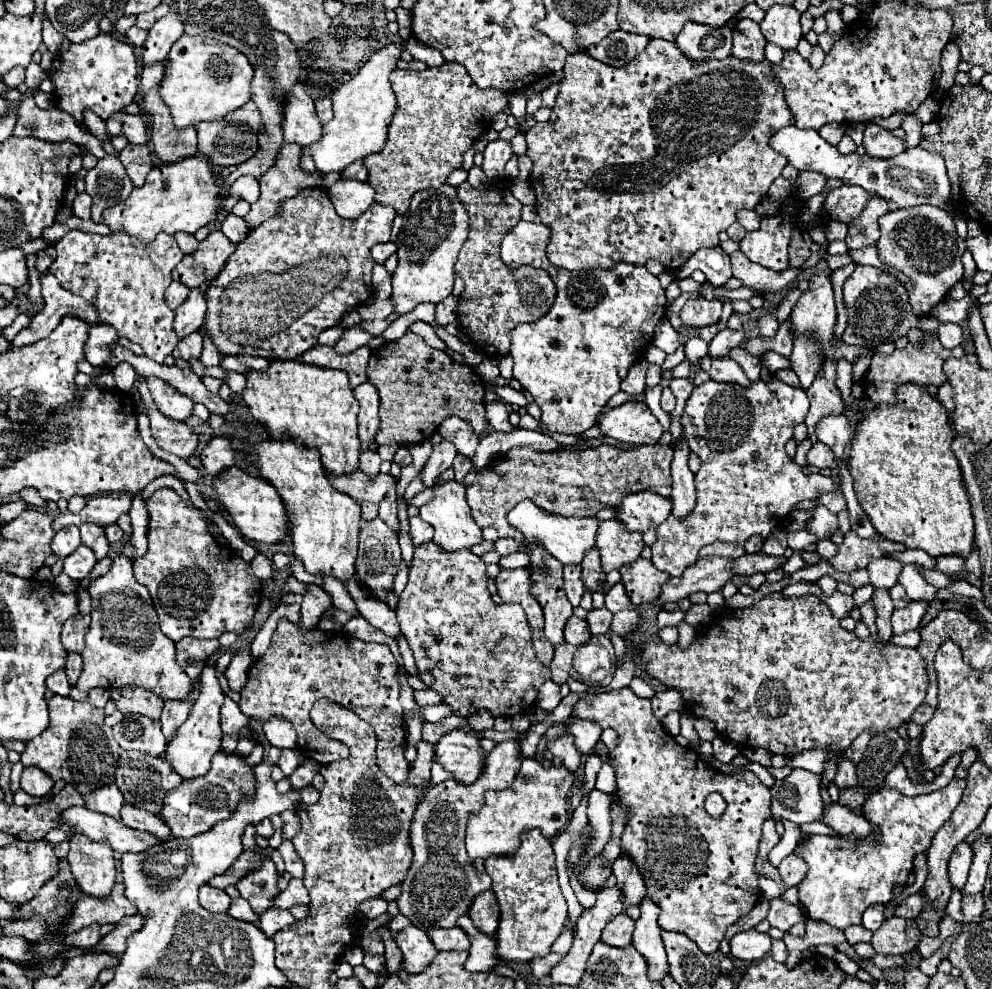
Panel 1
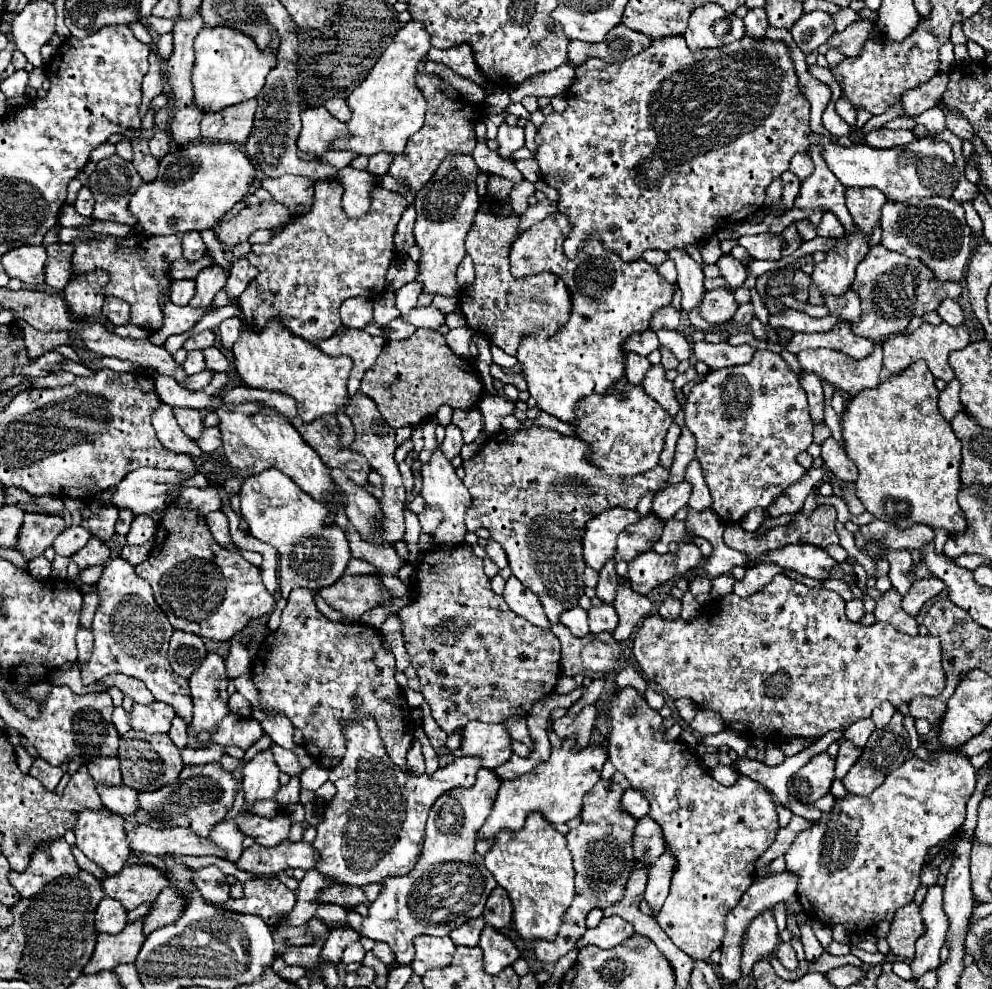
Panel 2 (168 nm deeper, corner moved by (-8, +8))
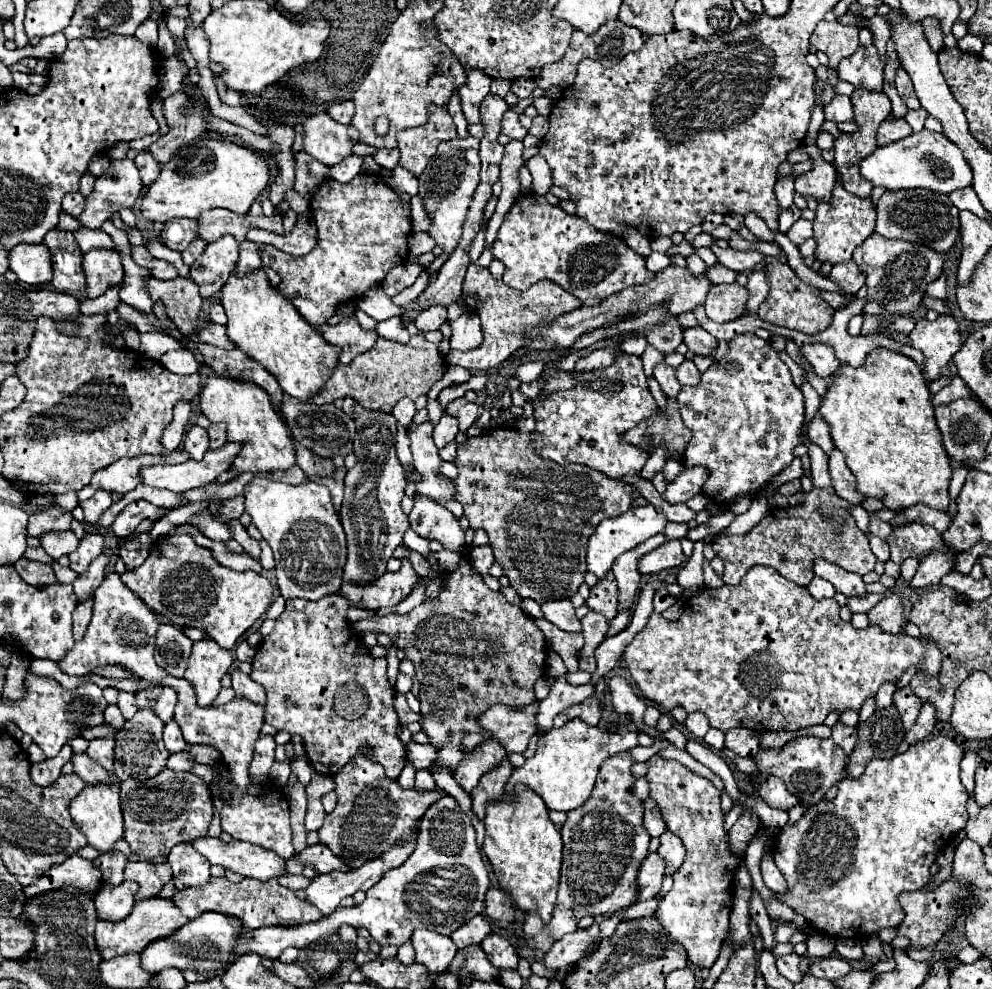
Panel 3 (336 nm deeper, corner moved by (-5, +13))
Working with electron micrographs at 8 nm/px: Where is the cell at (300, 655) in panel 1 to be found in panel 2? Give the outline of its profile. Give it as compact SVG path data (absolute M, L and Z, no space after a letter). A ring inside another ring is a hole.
M296 588L288 596L288 606L282 612L278 630L268 634L252 660L252 678L258 688L258 700L268 712L282 712L288 720L298 726L304 734L306 752L324 768L336 766L346 750L340 720L342 718L364 718L372 716L380 726L380 736L388 756L394 764L406 770L406 752L414 742L414 722L410 706L396 682L394 654L382 646L382 638L376 628L366 624L344 624L332 622L320 614L314 604L314 592L308 588Z

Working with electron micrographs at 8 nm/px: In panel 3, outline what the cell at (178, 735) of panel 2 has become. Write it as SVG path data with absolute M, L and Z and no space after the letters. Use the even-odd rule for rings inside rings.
M169 721L169 723L165 725L163 743L165 743L165 747L167 747L169 753L181 753L181 751L187 747L187 743L183 741L181 729L179 729L179 725L175 725L175 721Z

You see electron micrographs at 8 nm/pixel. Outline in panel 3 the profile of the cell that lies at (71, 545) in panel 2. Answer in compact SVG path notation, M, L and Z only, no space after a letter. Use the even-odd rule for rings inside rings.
M55 531L55 533L43 533L41 537L41 547L47 551L49 557L55 561L61 555L69 555L77 547L77 537L71 531Z

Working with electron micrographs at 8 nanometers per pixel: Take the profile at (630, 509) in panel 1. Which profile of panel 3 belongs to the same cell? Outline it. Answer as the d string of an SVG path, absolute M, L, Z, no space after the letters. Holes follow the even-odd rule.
M683 467L683 471L677 475L677 479L667 485L665 499L669 503L685 503L693 495L701 493L701 487L707 481L707 477L709 477L707 467L691 467L691 469Z

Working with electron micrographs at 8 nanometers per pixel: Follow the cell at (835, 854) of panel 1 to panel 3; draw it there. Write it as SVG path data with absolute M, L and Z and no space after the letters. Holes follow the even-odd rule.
M933 737L933 739L925 739L925 741L919 741L919 743L915 743L915 745L911 745L905 753L901 753L901 755L895 755L895 757L891 757L891 759L871 759L869 763L867 763L867 767L865 767L865 773L861 775L861 777L843 777L843 781L839 781L839 785L837 785L837 797L833 799L833 801L827 801L827 799L823 799L823 801L819 801L817 805L811 805L811 807L807 807L807 811L805 811L805 815L797 821L797 823L787 823L777 835L775 835L775 839L773 839L773 861L775 861L775 865L779 867L779 871L783 873L783 877L785 877L785 881L787 881L787 893L783 893L783 895L777 895L777 899L779 901L783 901L785 905L789 905L795 913L799 913L799 915L803 915L805 917L805 921L813 927L813 929L817 929L817 931L821 931L821 933L825 933L825 935L829 935L829 937L849 937L849 939L859 939L859 941L865 941L867 937L871 937L873 933L877 933L879 929L883 929L883 927L895 927L895 925L899 925L899 921L903 921L903 907L899 905L899 895L903 893L903 891L917 891L917 889L923 889L929 881L931 881L931 873L929 873L929 867L931 867L931 863L937 859L937 853L951 841L951 837L959 831L959 829L963 829L965 827L965 823L967 823L967 809L965 809L965 805L967 805L967 799L969 799L969 795L967 795L967 791L965 791L965 787L963 787L963 783L961 783L961 779L959 779L959 763L961 763L961 759L963 759L963 749L955 743L955 741L951 741L951 739L947 739L947 737Z

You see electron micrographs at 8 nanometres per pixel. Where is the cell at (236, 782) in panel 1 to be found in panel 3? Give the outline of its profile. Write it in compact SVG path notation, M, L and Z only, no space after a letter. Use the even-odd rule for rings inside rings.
M163 769L147 781L127 779L121 783L121 809L125 821L125 841L141 861L167 857L171 847L183 841L195 841L207 835L213 819L209 787L197 775Z

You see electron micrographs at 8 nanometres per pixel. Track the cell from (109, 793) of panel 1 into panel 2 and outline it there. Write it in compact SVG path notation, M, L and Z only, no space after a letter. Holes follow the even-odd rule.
M100 758L86 764L96 786L118 786L122 784L122 774L118 758Z

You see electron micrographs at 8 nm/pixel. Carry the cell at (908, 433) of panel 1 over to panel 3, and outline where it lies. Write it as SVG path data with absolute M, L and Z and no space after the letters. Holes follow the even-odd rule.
M873 349L859 369L841 365L833 377L833 383L827 387L827 393L821 397L819 415L829 425L833 445L845 455L847 467L857 479L859 493L881 499L887 509L909 507L915 503L925 503L941 511L947 511L949 507L947 489L951 481L951 461L943 449L929 397L931 393L921 367L913 359L889 349Z

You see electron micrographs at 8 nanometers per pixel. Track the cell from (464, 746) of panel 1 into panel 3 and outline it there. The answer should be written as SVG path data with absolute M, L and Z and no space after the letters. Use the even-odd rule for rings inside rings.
M533 701L531 705L525 705L523 709L519 707L509 707L509 705L493 705L483 717L479 717L479 725L483 725L485 731L491 731L491 739L499 741L507 753L523 753L527 749L529 739L539 731L535 715L539 711L539 701Z

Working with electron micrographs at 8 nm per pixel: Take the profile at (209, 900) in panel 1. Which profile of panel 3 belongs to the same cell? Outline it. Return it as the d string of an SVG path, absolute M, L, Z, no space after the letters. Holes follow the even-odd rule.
M191 843L175 845L167 861L173 869L173 875L187 887L201 887L211 879L209 875L211 863L201 853L197 853Z

